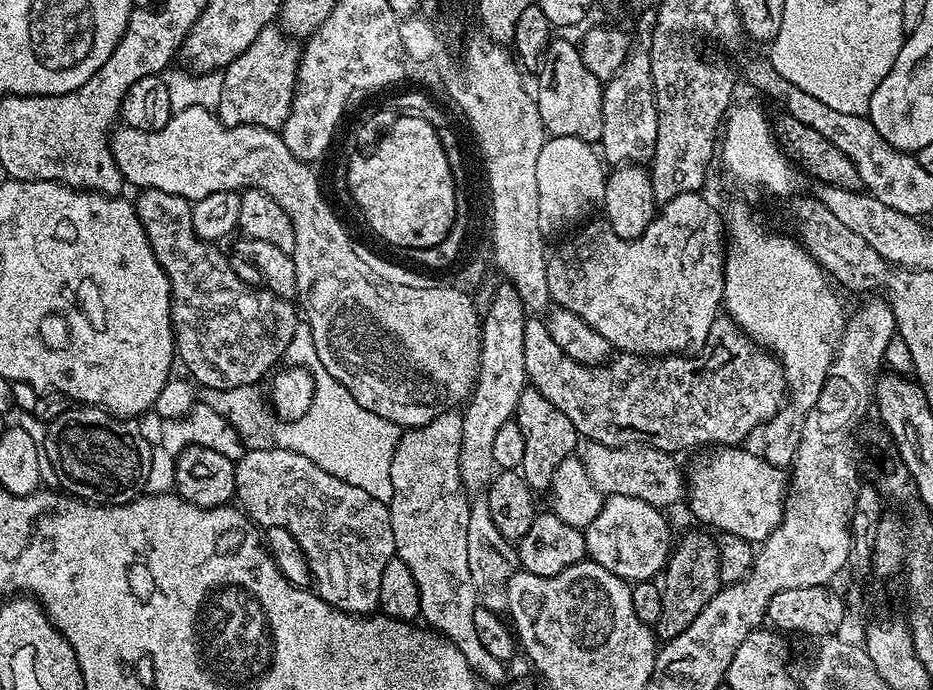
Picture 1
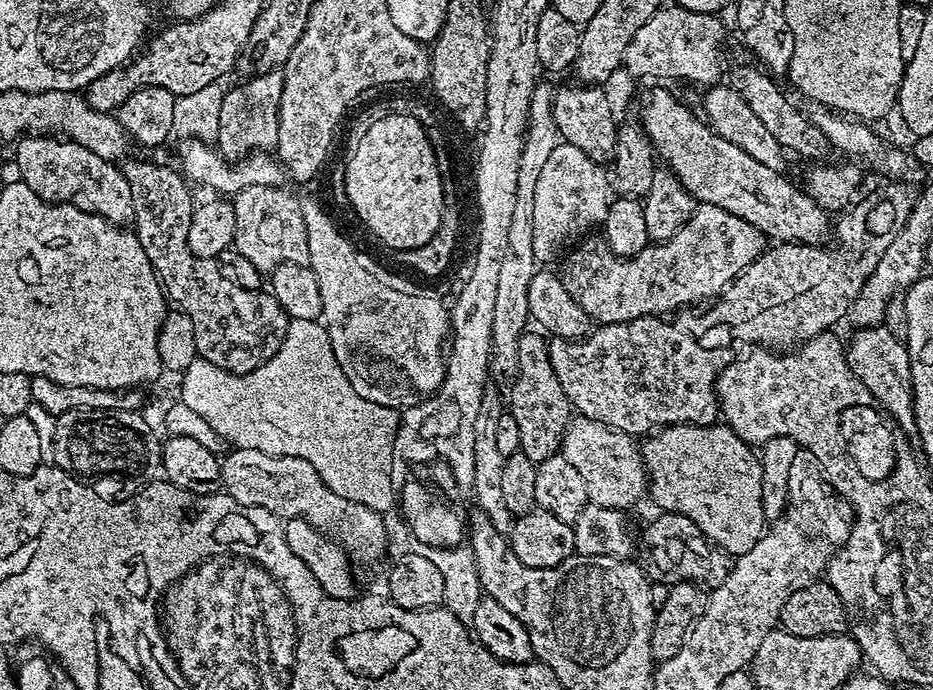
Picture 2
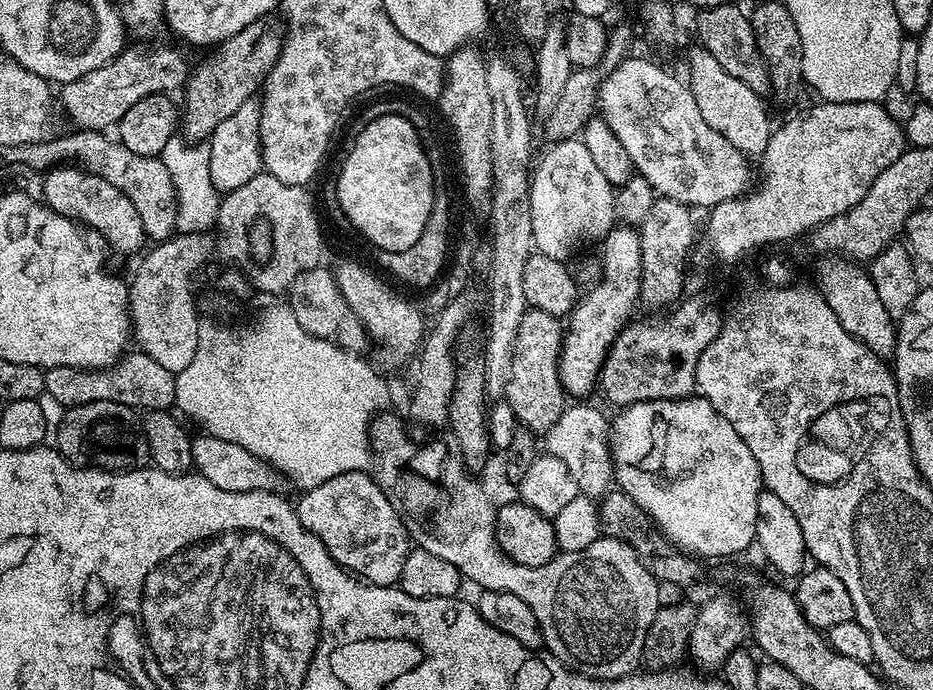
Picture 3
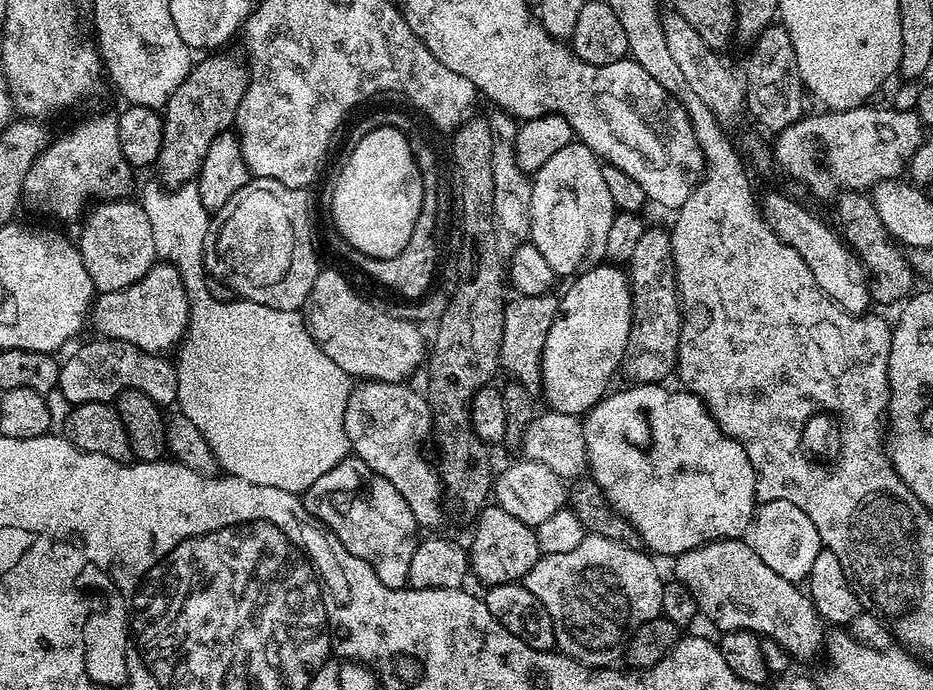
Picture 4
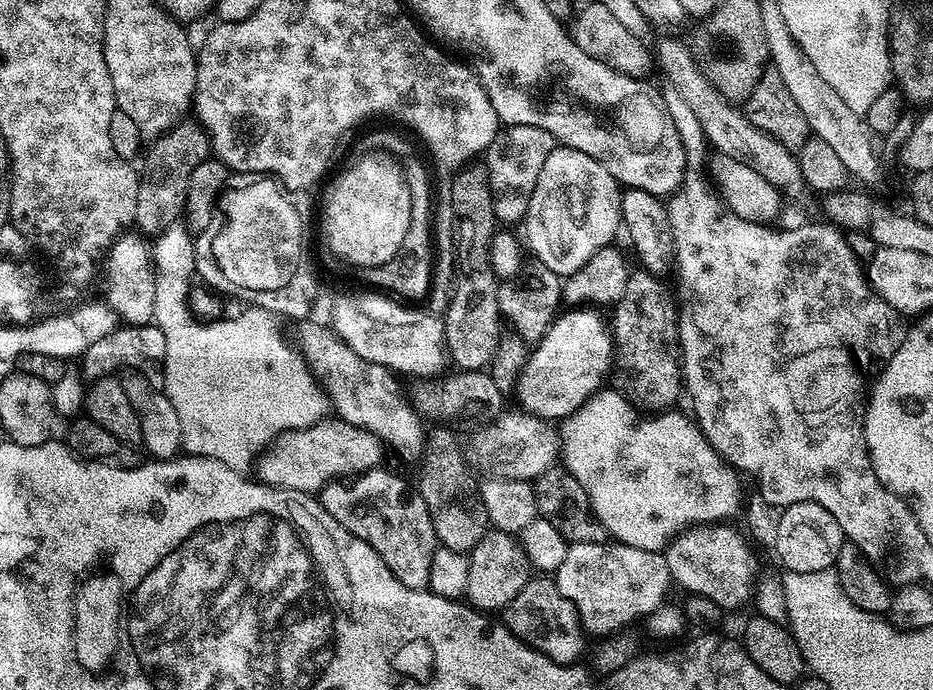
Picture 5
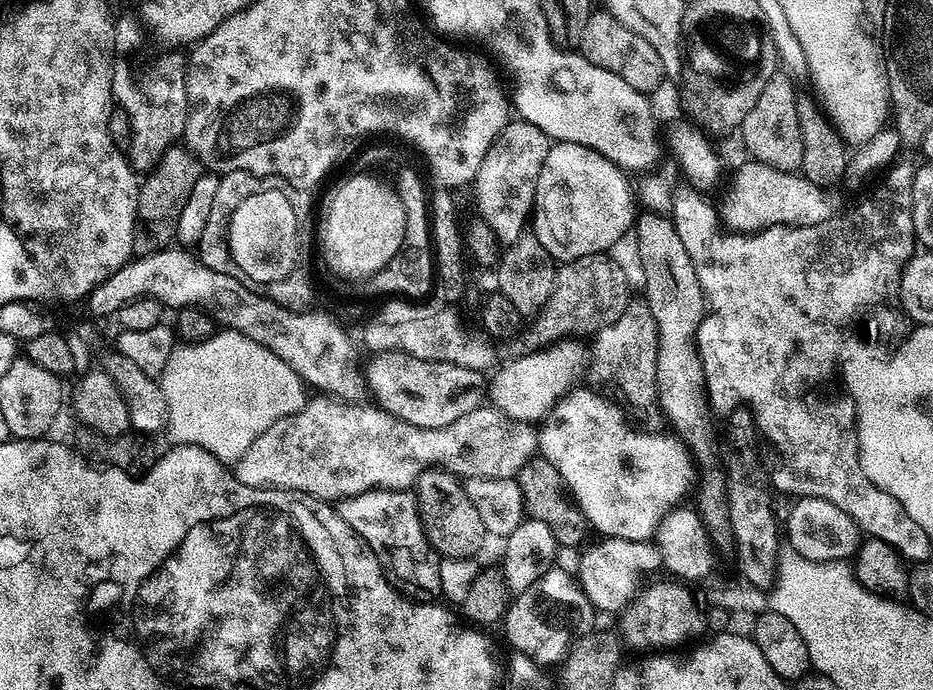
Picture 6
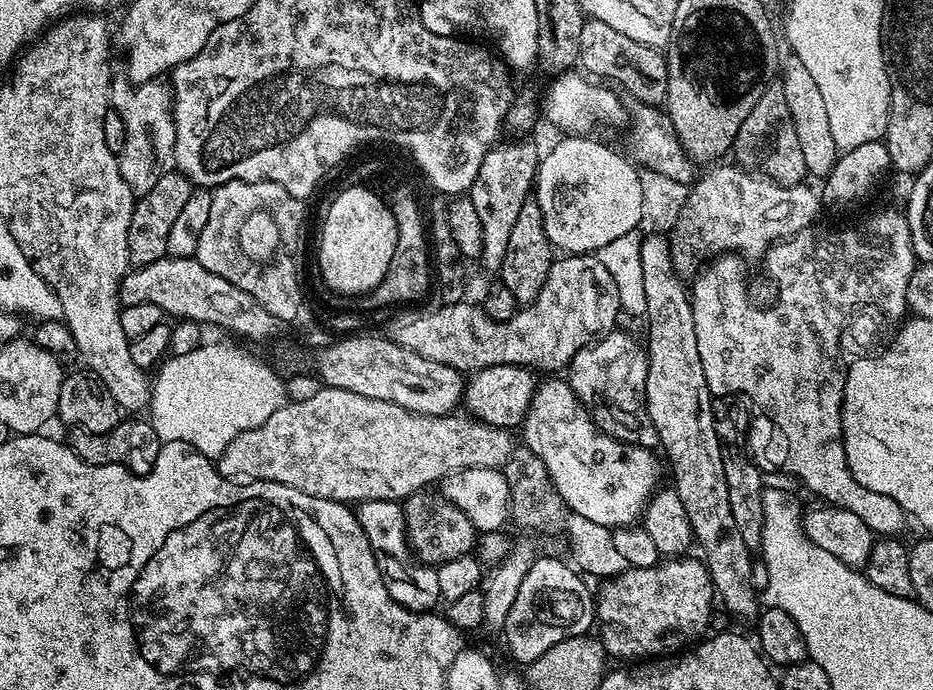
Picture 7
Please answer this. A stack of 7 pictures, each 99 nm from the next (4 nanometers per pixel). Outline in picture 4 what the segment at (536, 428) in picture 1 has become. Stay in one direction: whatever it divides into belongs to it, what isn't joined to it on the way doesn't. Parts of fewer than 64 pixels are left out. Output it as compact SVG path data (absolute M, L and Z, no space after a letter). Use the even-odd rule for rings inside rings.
M555 295L521 296L509 299L504 306L502 346L500 347L500 368L508 371L513 381L520 383L531 394L541 391L542 350L546 346L546 334L554 326L560 314L560 301Z

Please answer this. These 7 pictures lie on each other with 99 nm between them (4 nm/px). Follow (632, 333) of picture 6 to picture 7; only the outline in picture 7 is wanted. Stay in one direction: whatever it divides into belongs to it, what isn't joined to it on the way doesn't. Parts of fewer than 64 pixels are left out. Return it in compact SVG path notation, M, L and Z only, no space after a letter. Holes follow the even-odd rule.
M620 331L606 332L600 339L578 350L571 364L567 365L566 379L599 431L626 446L656 450L660 448L660 435L650 418L646 402L648 353L643 343L635 344Z

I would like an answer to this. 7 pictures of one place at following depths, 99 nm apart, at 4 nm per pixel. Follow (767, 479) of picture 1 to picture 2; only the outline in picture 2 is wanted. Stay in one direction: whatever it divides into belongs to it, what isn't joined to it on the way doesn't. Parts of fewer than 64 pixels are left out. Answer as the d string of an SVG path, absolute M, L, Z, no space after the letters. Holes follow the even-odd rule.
M674 424L659 429L640 444L640 456L644 459L650 496L656 499L657 509L690 518L702 530L705 541L723 548L733 558L746 554L754 542L763 538L766 519L762 510L761 457L727 424Z

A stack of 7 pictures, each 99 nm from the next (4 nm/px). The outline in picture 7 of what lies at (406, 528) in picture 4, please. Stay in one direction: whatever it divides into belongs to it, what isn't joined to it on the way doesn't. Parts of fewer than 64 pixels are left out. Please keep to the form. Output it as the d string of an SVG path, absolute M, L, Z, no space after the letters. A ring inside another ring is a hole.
M365 500L355 509L355 514L374 550L374 558L390 598L411 612L432 612L435 604L441 603L438 574L433 565L421 564L408 546L403 503L394 500Z

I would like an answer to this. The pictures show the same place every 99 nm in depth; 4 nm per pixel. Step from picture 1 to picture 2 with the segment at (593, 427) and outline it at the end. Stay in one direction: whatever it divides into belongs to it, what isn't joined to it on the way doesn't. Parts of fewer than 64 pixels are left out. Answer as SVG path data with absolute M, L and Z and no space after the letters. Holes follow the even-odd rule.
M888 182L877 196L861 204L853 203L837 224L835 221L834 236L836 232L836 244L840 248L795 242L773 243L765 247L763 254L750 262L750 266L738 273L719 299L708 306L713 308L705 312L680 310L671 318L664 314L643 316L630 322L599 325L584 339L549 339L548 353L554 374L558 374L558 382L573 409L578 410L581 416L594 418L633 438L674 424L717 423L716 380L721 370L734 359L733 353L728 353L727 348L735 340L752 344L748 346L759 345L756 344L759 340L764 346L788 344L794 339L803 342L819 332L835 329L835 324L847 317L850 306L854 306L854 298L860 296L866 278L874 274L874 266L878 266L890 242L894 242L902 226L906 226L906 218L910 218L913 193L908 193L906 185L896 183L900 182Z

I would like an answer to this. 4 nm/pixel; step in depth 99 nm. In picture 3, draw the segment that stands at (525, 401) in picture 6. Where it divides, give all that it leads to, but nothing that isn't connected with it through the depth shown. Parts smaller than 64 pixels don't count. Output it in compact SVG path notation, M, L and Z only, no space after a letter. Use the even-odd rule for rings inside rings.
M614 226L604 235L599 248L601 252L598 256L600 278L577 299L574 309L568 313L566 327L564 328L564 340L560 345L560 381L565 393L572 398L587 397L584 395L591 388L595 389L597 387L604 360L608 357L608 352L612 349L613 342L620 336L620 331L624 329L624 325L629 323L630 317L633 315L633 313L631 314L632 307L637 307L640 298L642 242L640 241L639 231L632 226Z

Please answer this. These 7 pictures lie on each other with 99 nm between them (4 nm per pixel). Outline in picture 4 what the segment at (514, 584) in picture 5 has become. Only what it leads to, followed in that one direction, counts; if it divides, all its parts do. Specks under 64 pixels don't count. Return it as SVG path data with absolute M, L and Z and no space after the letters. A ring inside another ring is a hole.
M495 504L485 505L476 519L478 524L468 545L469 569L473 577L476 576L488 588L523 581L525 574L533 569L542 555L535 529L511 517Z

